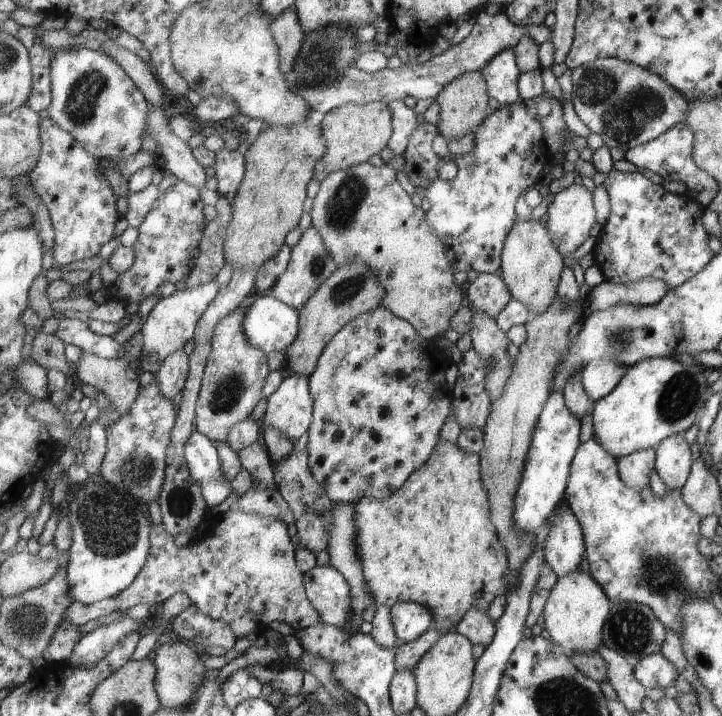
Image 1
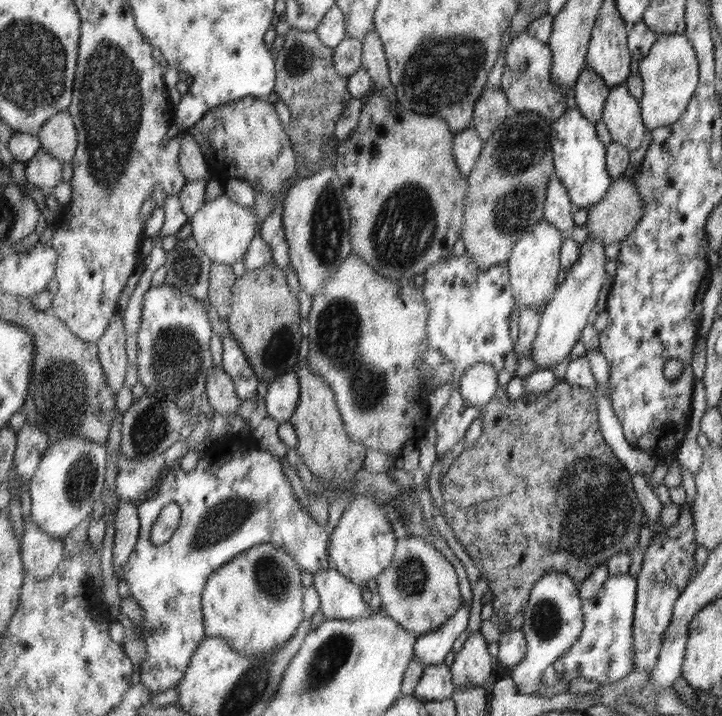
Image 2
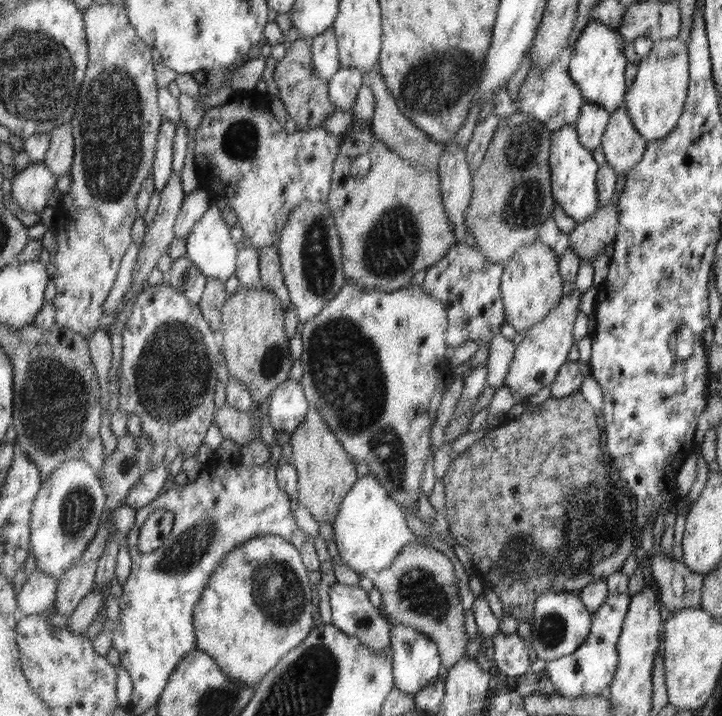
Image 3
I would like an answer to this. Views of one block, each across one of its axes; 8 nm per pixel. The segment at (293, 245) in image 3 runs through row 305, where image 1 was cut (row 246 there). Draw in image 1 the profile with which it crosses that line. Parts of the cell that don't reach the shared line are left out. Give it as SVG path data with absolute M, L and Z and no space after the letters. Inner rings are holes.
M312 225L302 232L301 238L292 248L289 267L271 288L269 294L287 305L297 308L297 311L300 312L307 305L311 296L314 296L315 292L319 291L319 288L322 288L322 285L334 275L338 268L338 263L325 245L319 230Z

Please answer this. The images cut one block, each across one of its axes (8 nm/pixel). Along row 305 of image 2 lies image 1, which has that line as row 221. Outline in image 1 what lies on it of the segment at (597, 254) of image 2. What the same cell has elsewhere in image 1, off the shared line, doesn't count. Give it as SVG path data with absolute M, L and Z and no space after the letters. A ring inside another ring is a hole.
M578 181L554 196L546 226L559 251L568 257L591 236L597 224L595 198Z

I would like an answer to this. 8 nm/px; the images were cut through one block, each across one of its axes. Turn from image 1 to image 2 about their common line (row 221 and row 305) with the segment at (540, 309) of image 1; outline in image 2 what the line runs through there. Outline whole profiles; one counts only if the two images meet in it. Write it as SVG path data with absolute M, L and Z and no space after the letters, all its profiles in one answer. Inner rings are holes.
M543 218L543 221L537 223L535 227L531 227L531 231L527 231L515 243L514 251L507 263L510 268L514 294L518 298L519 305L539 307L547 300L549 293L555 292L558 287L557 276L562 269L560 256L565 239L561 229Z

